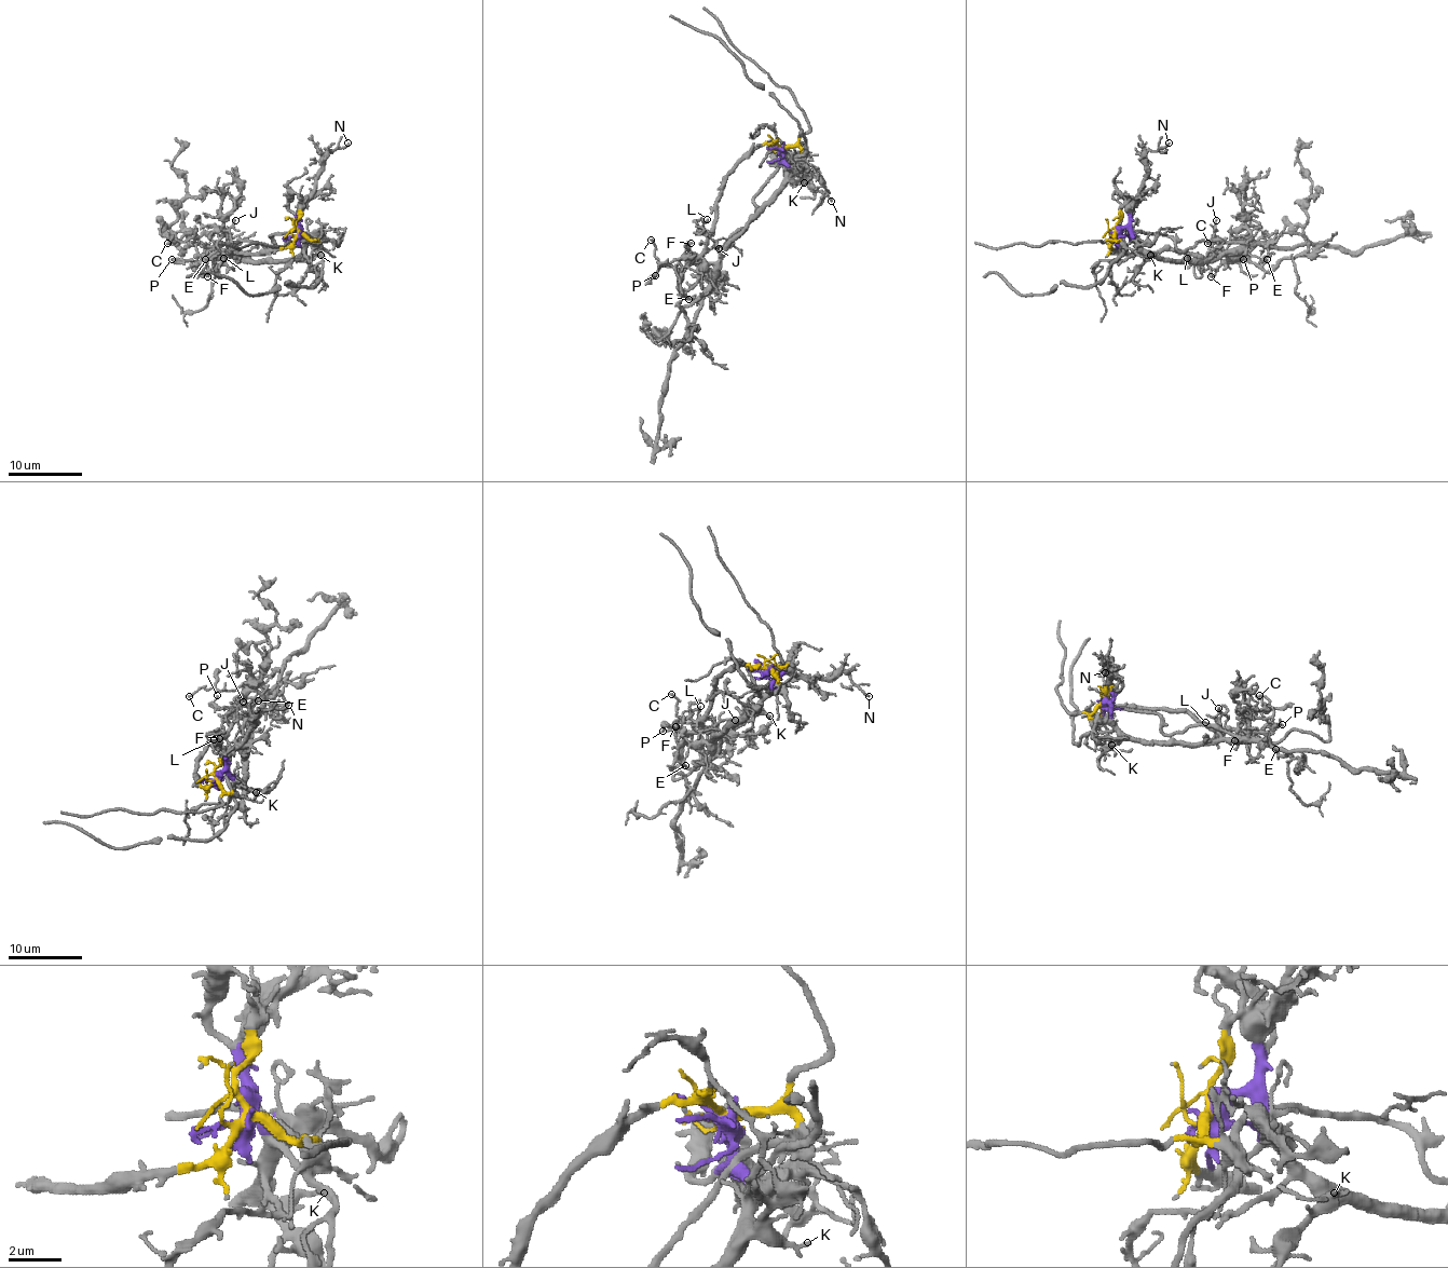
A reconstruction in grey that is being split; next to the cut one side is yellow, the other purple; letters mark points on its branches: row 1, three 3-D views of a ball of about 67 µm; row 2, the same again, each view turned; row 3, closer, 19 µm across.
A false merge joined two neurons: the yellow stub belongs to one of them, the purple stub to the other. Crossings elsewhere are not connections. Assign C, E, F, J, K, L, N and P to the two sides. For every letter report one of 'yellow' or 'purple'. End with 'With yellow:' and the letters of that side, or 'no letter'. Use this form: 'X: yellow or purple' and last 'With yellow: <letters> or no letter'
C: yellow
E: yellow
F: yellow
J: purple
K: purple
L: yellow
N: purple
P: yellow
With yellow: C, E, F, L, P

